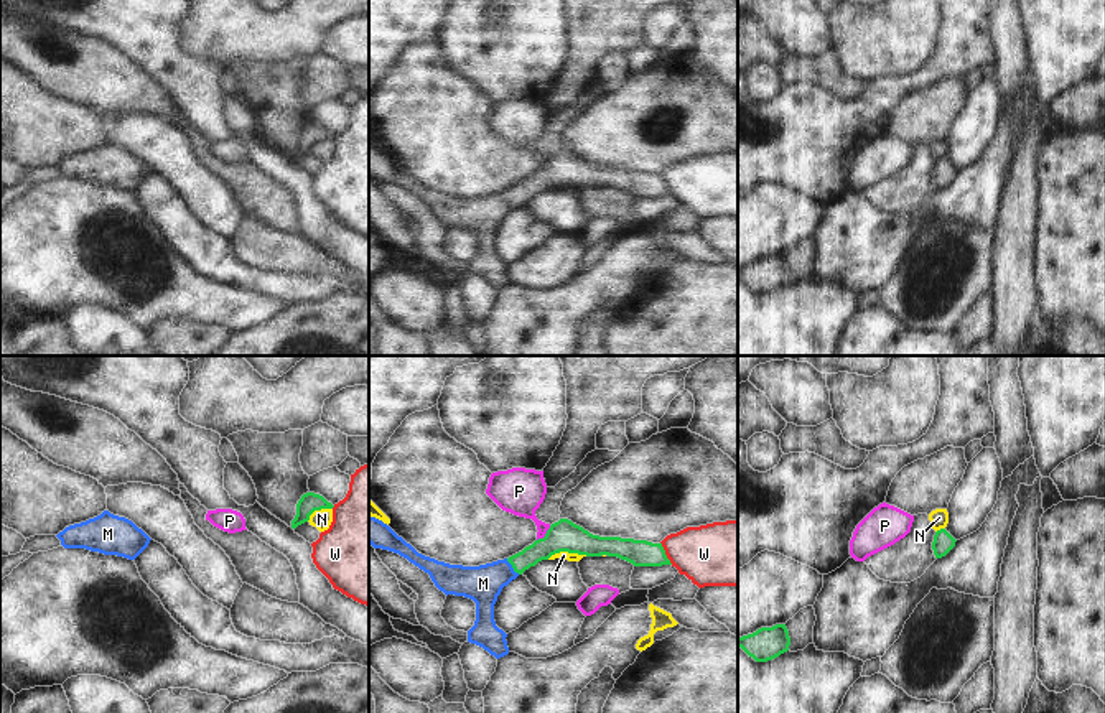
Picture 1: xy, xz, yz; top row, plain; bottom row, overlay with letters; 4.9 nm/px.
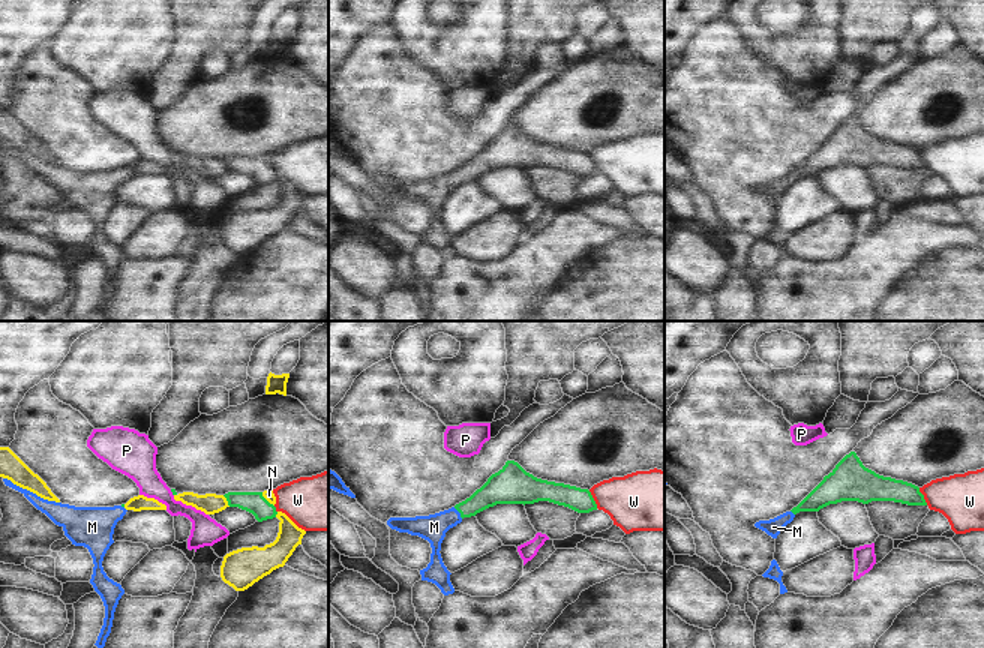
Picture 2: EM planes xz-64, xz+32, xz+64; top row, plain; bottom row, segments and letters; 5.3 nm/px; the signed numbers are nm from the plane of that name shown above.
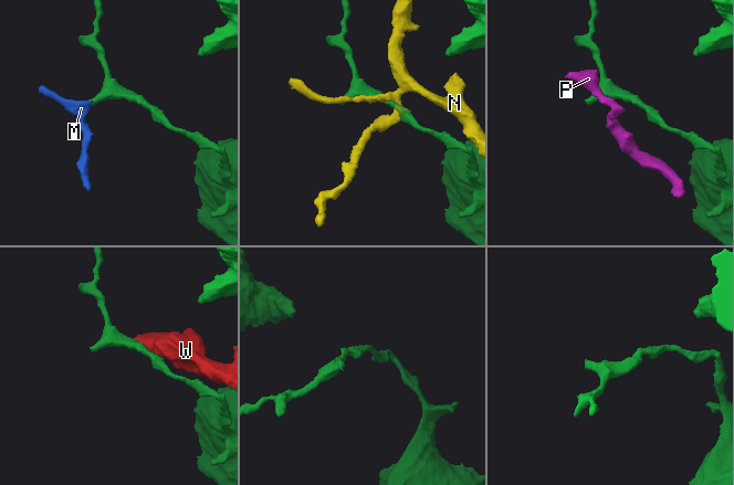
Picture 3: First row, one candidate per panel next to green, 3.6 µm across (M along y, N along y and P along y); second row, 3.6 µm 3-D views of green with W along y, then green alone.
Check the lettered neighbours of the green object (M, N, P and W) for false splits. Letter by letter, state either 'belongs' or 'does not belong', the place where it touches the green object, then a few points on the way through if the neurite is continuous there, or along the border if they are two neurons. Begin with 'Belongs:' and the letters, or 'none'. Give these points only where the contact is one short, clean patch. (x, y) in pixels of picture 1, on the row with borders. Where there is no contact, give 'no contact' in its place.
Belongs: M
M: belongs | xz (512, 567) | across xz (555, 540), (512, 567), (483, 583)
N: does not belong | xz (567, 550)
P: does not belong | xz (545, 534) | along xz (550, 526), (537, 540)
W: does not belong | xz (664, 554)

